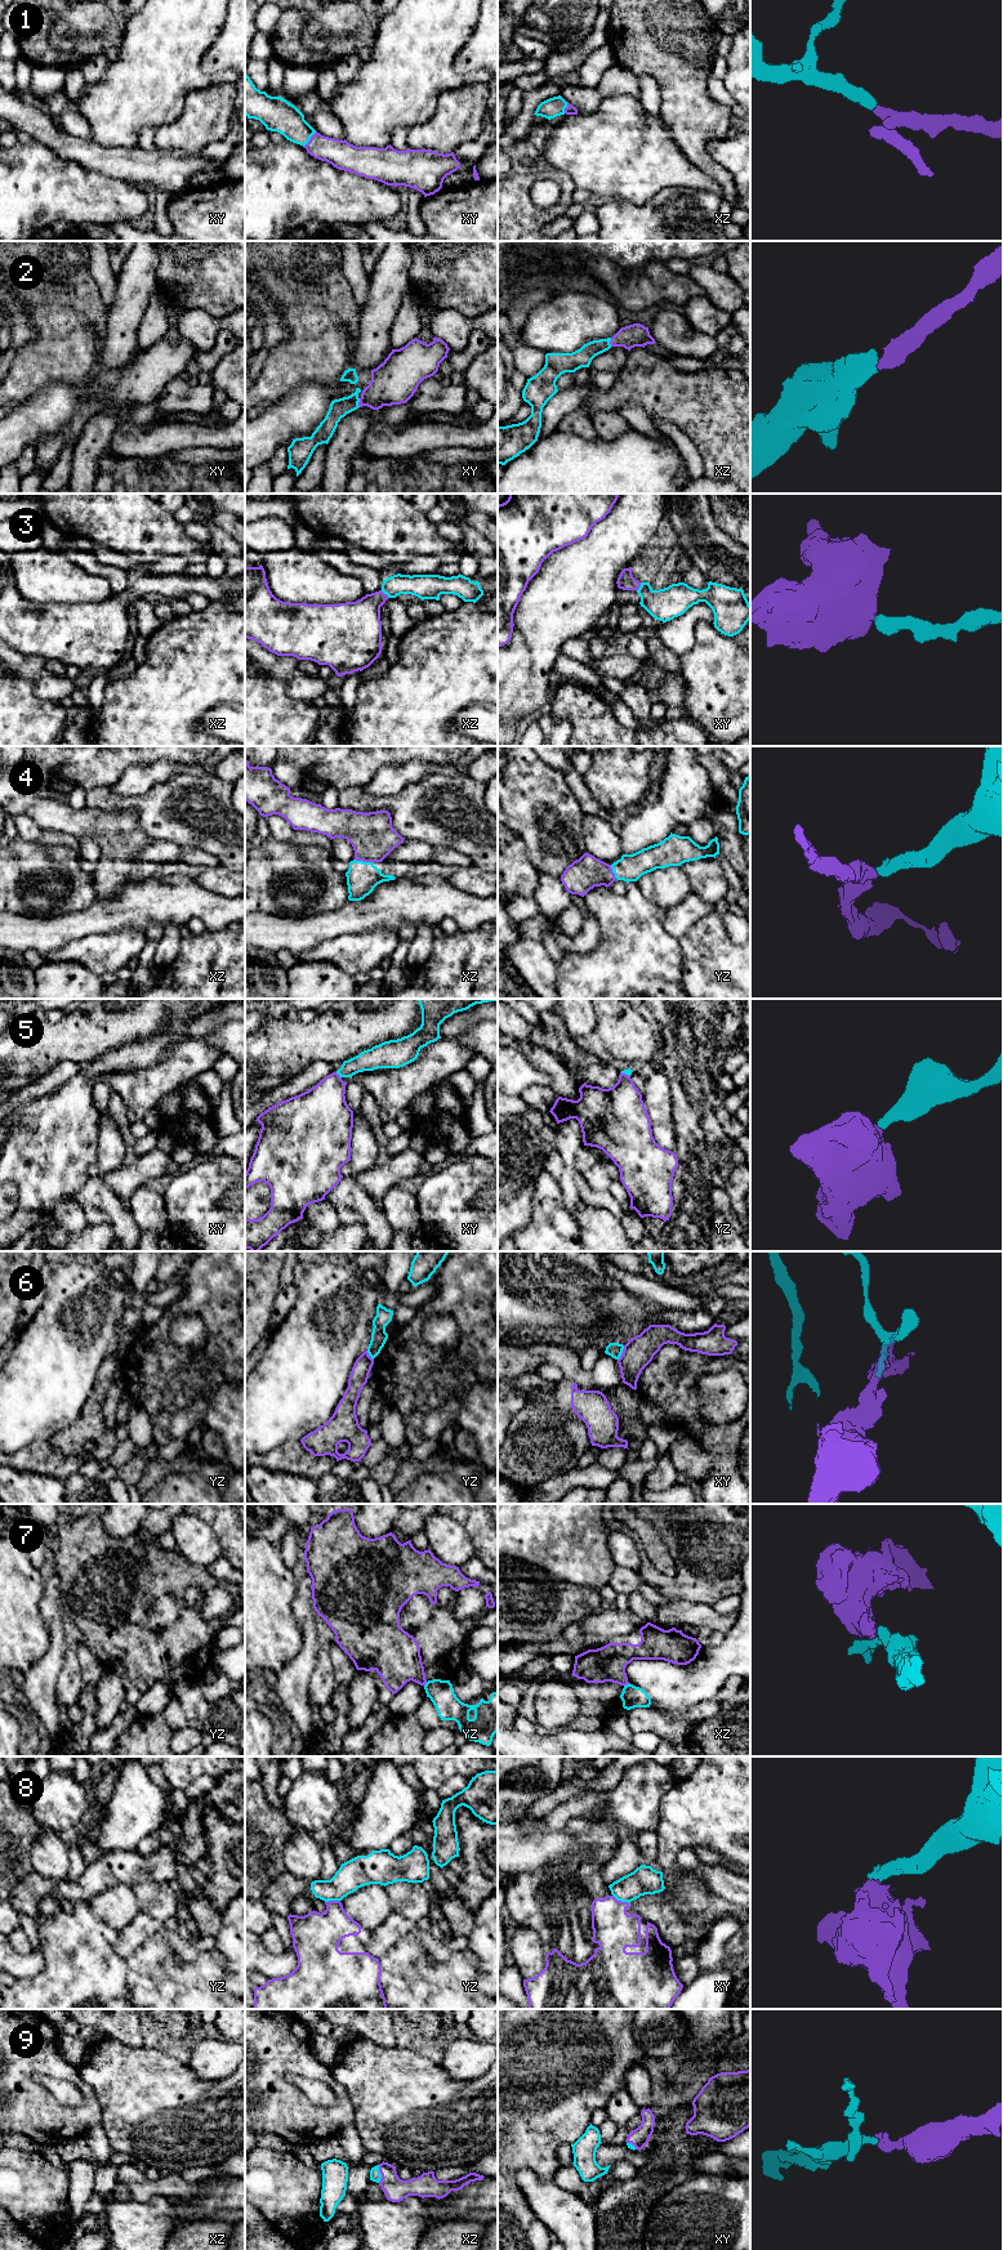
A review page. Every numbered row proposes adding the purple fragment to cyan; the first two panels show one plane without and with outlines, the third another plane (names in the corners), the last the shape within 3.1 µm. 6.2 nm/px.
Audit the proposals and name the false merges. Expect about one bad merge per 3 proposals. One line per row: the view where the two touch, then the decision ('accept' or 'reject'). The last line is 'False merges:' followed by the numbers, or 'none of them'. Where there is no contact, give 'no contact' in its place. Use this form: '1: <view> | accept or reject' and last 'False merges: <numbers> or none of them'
1: xy | accept
2: xy | accept
3: xz | accept
4: xz | accept
5: xy | accept
6: xy | reject
7: xz | reject
8: xy | reject
9: xz | accept
False merges: 6, 7, 8

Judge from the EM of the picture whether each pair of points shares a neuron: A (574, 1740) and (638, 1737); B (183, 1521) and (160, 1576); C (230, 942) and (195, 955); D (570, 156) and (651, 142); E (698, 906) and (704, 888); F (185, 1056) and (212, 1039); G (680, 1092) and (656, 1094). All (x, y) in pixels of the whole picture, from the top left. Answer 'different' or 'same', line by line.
A: different
B: different
C: same
D: same
E: different
F: different
G: different

